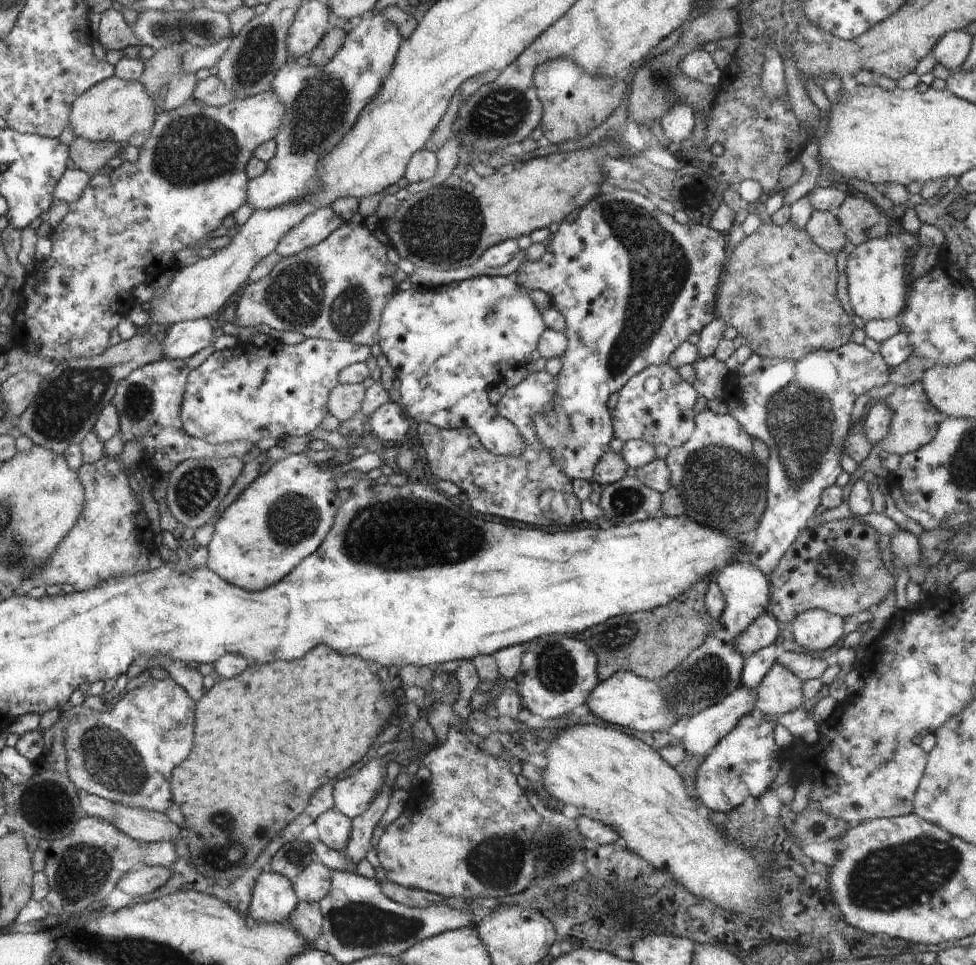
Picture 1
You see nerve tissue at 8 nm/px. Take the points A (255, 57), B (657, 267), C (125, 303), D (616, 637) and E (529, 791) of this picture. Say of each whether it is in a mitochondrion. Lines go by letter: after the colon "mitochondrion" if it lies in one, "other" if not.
A: mitochondrion
B: mitochondrion
C: other
D: mitochondrion
E: other

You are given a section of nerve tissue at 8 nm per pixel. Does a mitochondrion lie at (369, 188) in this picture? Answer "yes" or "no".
no

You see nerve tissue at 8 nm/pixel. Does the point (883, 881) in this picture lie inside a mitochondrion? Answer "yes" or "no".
yes

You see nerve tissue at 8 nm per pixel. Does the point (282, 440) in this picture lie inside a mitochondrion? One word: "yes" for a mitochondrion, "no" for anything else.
no

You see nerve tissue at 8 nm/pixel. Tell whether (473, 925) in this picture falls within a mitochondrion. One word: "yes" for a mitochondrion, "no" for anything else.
no

